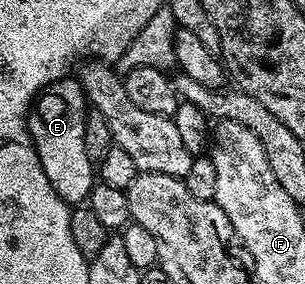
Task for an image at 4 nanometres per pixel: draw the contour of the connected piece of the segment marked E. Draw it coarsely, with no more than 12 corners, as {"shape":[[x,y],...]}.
{"shape":[[46,86],[29,135],[51,188],[70,204],[95,185],[83,149],[85,90]]}

